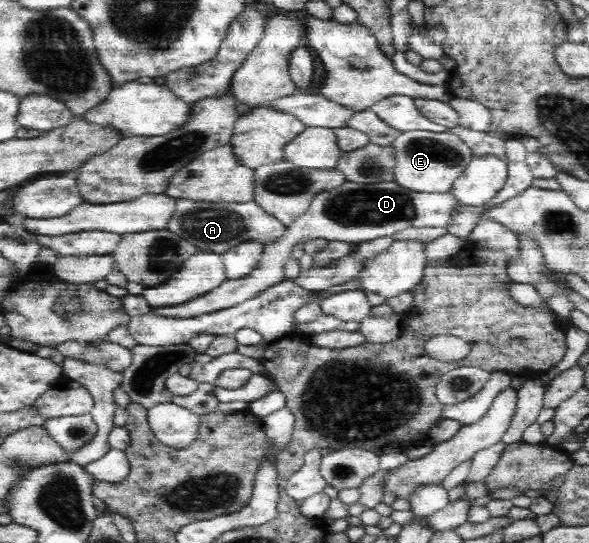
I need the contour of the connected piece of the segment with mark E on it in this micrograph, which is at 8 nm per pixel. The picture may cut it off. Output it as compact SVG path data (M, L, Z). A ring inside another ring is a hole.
M448 129L447 132L403 131L392 144L397 159L395 182L414 191L448 192L454 180L464 173L475 156L470 146L453 129Z

